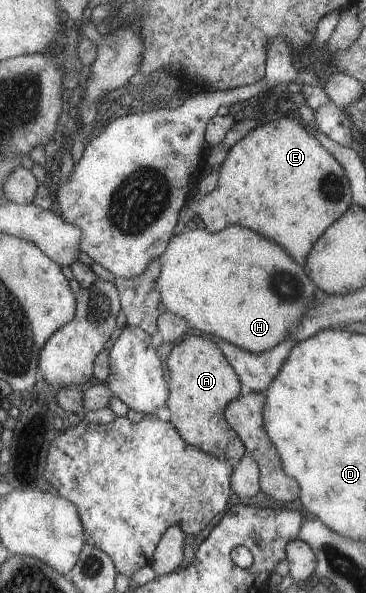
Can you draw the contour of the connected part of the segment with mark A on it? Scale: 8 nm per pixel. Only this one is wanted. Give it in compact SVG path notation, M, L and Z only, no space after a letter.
M190 335L181 339L167 356L169 397L164 403L166 418L185 443L198 450L237 465L243 454L243 444L223 420L223 408L239 395L239 382L234 368L227 363L215 342Z

